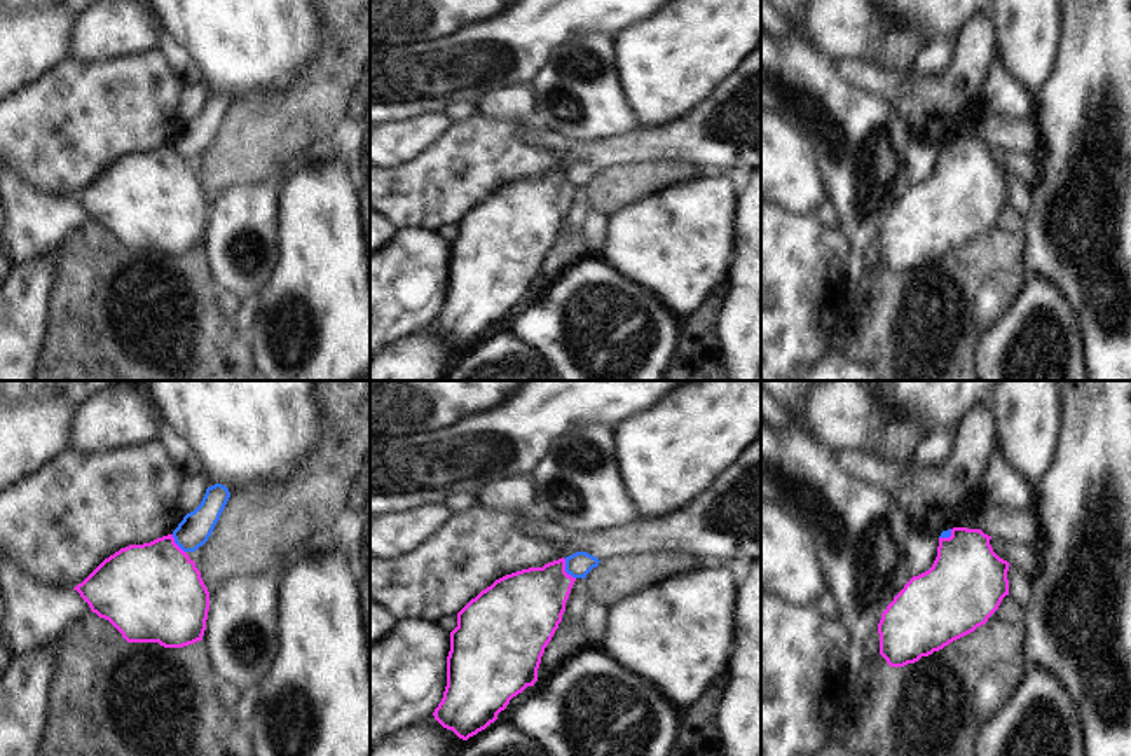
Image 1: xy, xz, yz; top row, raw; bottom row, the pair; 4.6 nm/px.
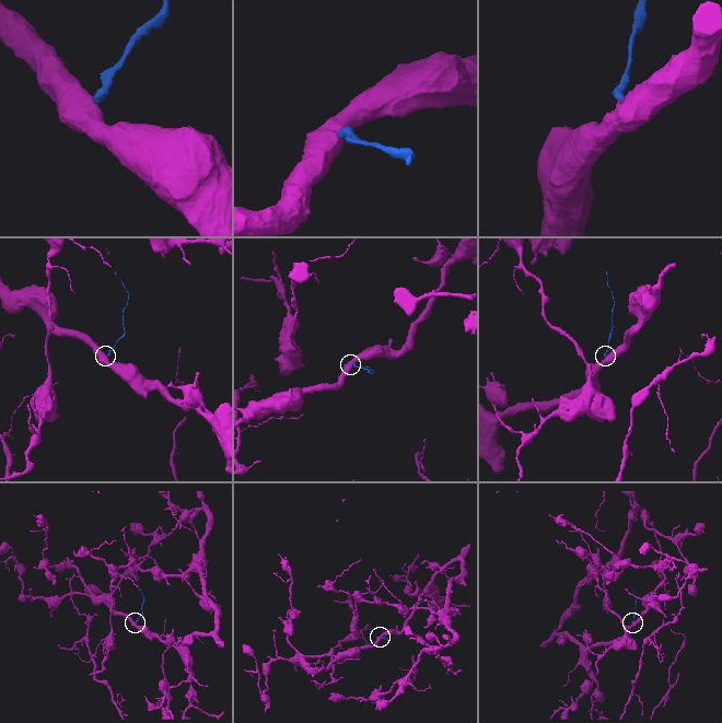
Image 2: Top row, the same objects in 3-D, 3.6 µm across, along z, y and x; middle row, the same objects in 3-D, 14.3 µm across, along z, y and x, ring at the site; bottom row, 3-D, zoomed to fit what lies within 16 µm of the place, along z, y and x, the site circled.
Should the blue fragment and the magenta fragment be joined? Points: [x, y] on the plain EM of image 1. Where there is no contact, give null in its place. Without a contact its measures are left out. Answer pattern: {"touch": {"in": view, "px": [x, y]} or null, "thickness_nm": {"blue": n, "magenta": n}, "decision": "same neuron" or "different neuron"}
{"touch": {"in": "xz", "px": [566, 178]}, "thickness_nm": {"blue": 120, "magenta": 340}, "decision": "different neuron"}

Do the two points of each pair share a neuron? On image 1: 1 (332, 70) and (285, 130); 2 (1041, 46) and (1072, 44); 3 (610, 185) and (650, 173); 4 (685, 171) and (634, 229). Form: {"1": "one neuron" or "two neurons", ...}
{"1": "one neuron", "2": "two neurons", "3": "one neuron", "4": "two neurons"}

